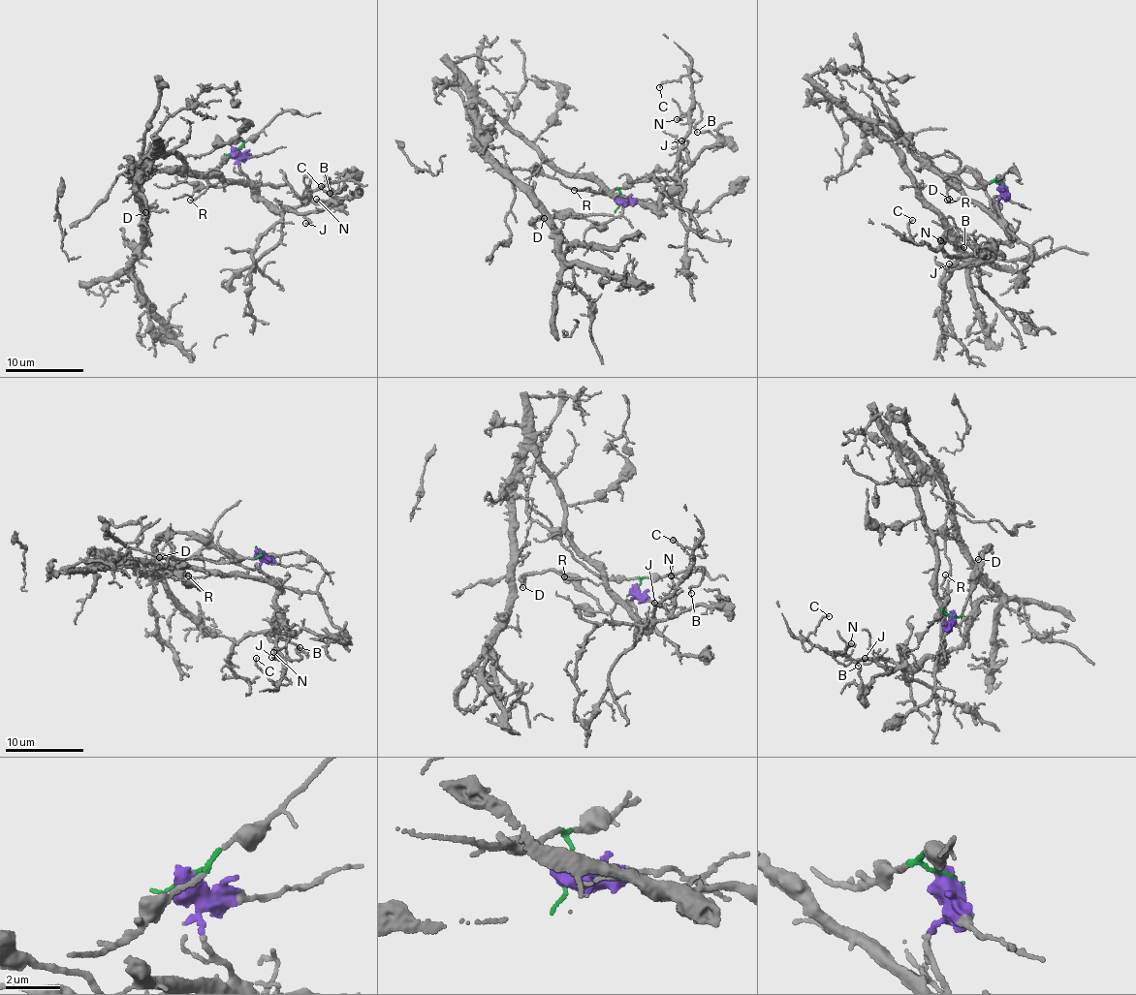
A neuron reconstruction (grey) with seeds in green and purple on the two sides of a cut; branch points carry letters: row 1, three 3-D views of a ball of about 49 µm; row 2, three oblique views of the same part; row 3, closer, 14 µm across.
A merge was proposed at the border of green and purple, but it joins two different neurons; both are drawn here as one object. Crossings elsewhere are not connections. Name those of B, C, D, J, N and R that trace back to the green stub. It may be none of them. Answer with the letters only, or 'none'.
none

